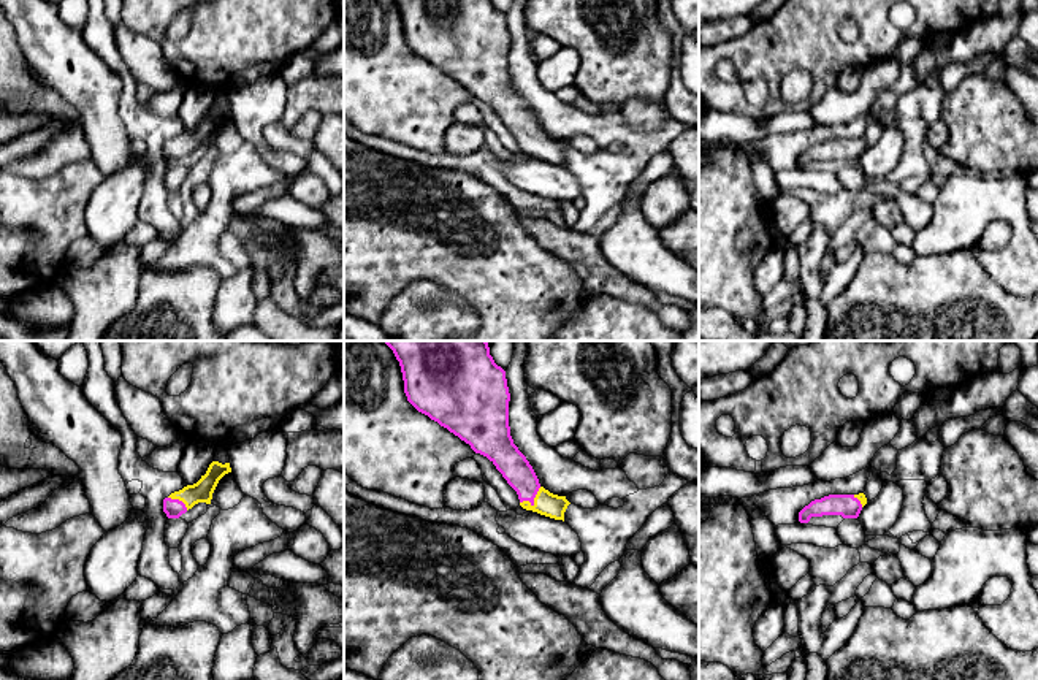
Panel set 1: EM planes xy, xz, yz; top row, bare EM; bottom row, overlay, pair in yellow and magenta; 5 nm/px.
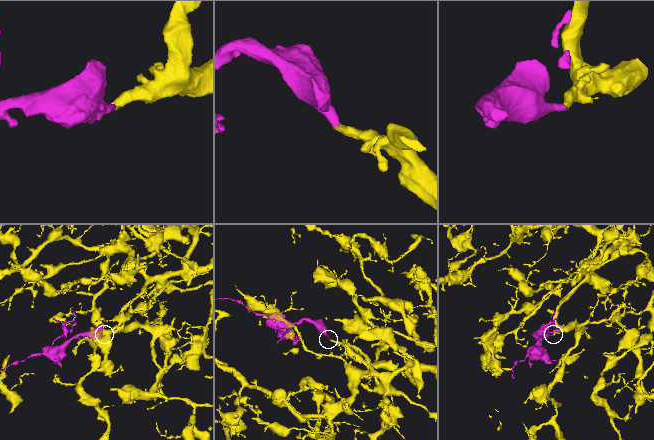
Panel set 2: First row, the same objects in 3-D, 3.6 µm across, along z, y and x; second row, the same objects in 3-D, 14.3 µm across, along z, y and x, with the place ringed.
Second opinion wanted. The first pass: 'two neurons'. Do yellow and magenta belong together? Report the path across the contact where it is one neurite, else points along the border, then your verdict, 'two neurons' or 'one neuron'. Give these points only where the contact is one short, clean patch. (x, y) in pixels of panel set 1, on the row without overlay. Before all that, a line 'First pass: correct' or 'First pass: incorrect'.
First pass: incorrect
across xz (545, 148), (534, 146), (514, 111) | one neuron

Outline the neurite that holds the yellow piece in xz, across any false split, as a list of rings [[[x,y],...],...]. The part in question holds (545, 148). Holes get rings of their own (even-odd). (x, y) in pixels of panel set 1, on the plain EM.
[[[395,0],[399,6],[407,46],[422,59],[447,73],[471,90],[475,98],[487,101],[517,136],[520,151],[540,160],[563,165],[566,141],[545,135],[510,81],[506,16],[491,0]]]

